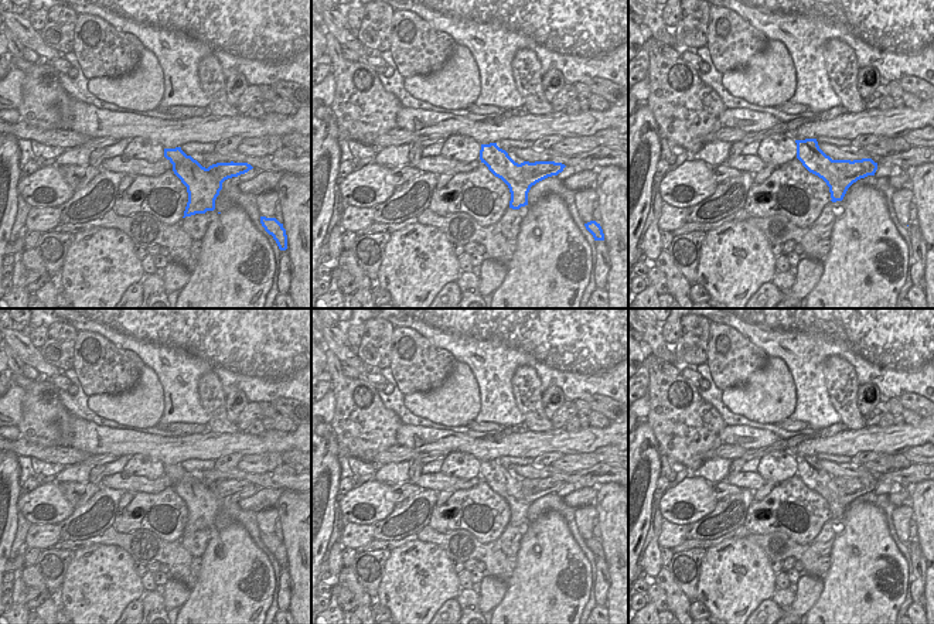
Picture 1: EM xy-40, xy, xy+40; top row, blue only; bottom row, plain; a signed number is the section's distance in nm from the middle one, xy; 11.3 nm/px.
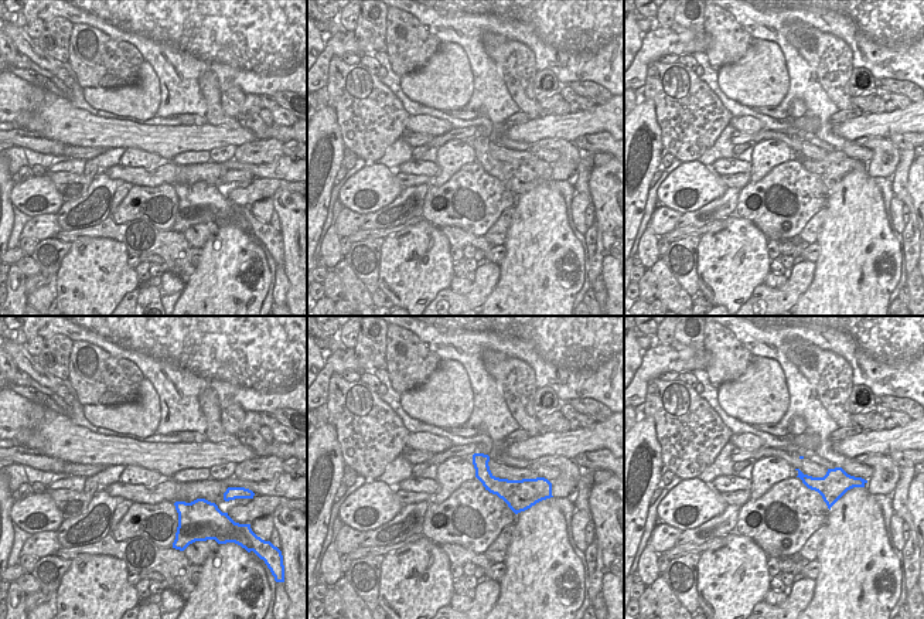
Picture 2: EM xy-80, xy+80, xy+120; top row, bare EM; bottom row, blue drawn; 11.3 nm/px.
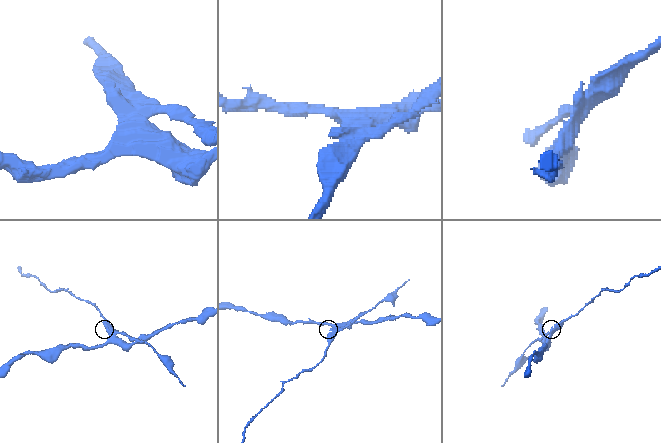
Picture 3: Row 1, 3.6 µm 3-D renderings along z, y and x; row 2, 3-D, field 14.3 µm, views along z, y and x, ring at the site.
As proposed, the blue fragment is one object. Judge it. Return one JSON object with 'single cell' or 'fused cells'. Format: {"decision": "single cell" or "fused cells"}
{"decision": "fused cells"}

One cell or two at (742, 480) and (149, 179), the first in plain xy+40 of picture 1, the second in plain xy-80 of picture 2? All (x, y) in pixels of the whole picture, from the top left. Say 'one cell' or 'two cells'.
one cell

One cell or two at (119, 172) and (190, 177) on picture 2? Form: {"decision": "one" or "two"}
{"decision": "one"}

